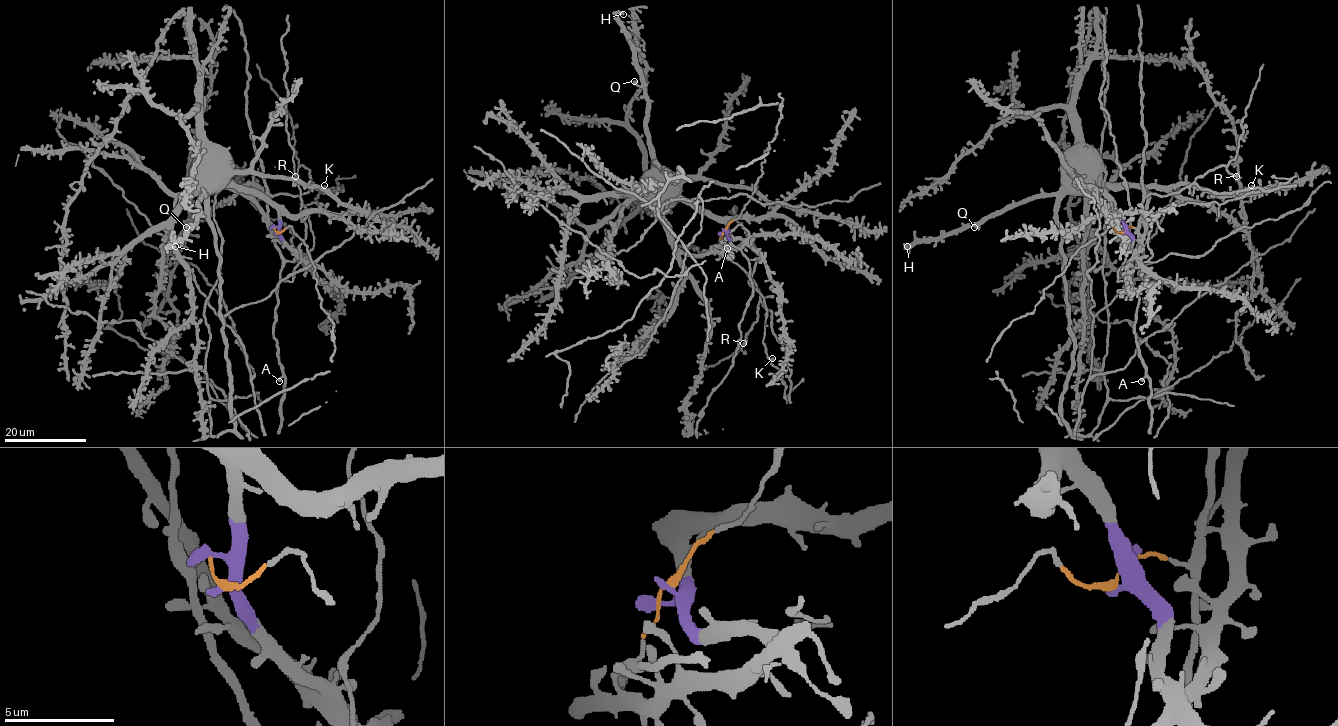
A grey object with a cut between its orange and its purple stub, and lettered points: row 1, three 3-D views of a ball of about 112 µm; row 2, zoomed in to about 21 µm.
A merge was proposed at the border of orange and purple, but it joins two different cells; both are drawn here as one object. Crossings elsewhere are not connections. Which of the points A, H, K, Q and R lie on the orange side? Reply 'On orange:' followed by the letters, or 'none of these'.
On orange: A, K, R

